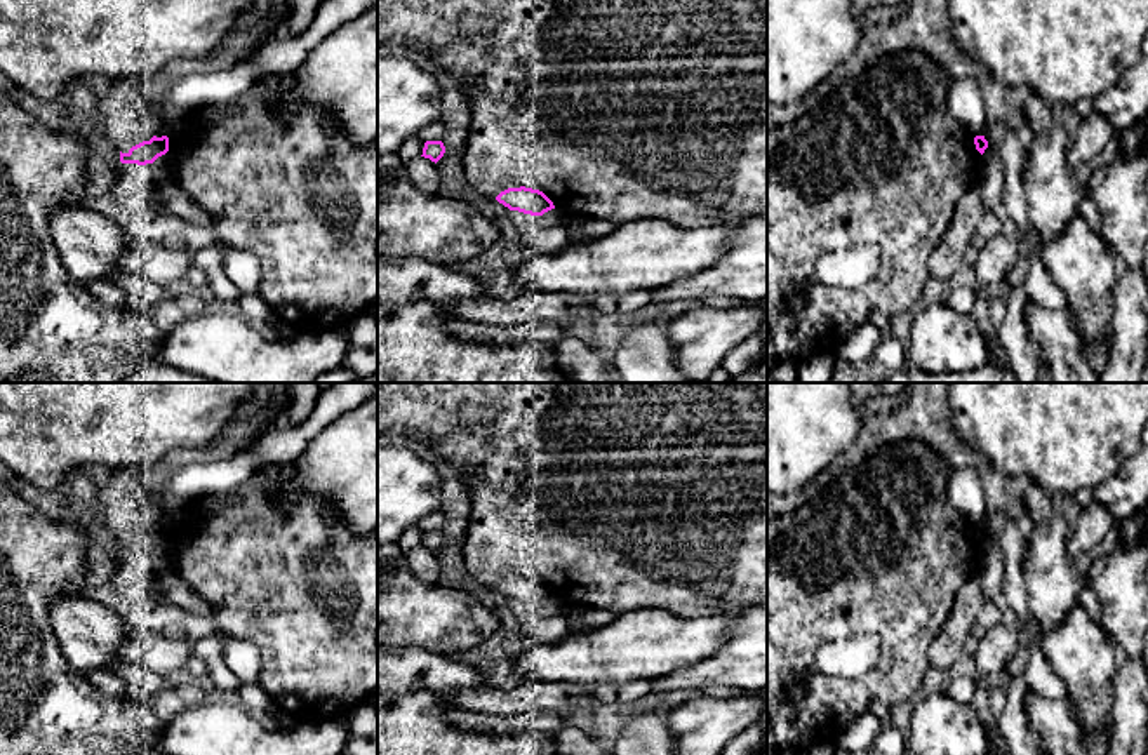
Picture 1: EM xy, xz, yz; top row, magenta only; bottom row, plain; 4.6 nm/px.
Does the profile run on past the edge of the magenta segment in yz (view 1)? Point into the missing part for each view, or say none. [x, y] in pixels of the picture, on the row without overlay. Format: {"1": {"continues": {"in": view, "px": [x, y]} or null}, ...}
{"1": {"continues": null}}

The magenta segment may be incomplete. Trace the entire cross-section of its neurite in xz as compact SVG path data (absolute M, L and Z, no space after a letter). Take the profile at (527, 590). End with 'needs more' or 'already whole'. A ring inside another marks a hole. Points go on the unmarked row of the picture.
M508 578L501 581L496 590L510 600L518 600L531 605L543 605L555 598L553 591L539 579L532 578Z; already whole

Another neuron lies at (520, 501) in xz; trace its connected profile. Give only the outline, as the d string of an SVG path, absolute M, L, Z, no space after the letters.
M381 383L377 435L391 428L424 442L461 475L473 501L466 571L492 590L508 578L537 578L565 605L617 614L659 607L701 618L767 605L767 383Z

